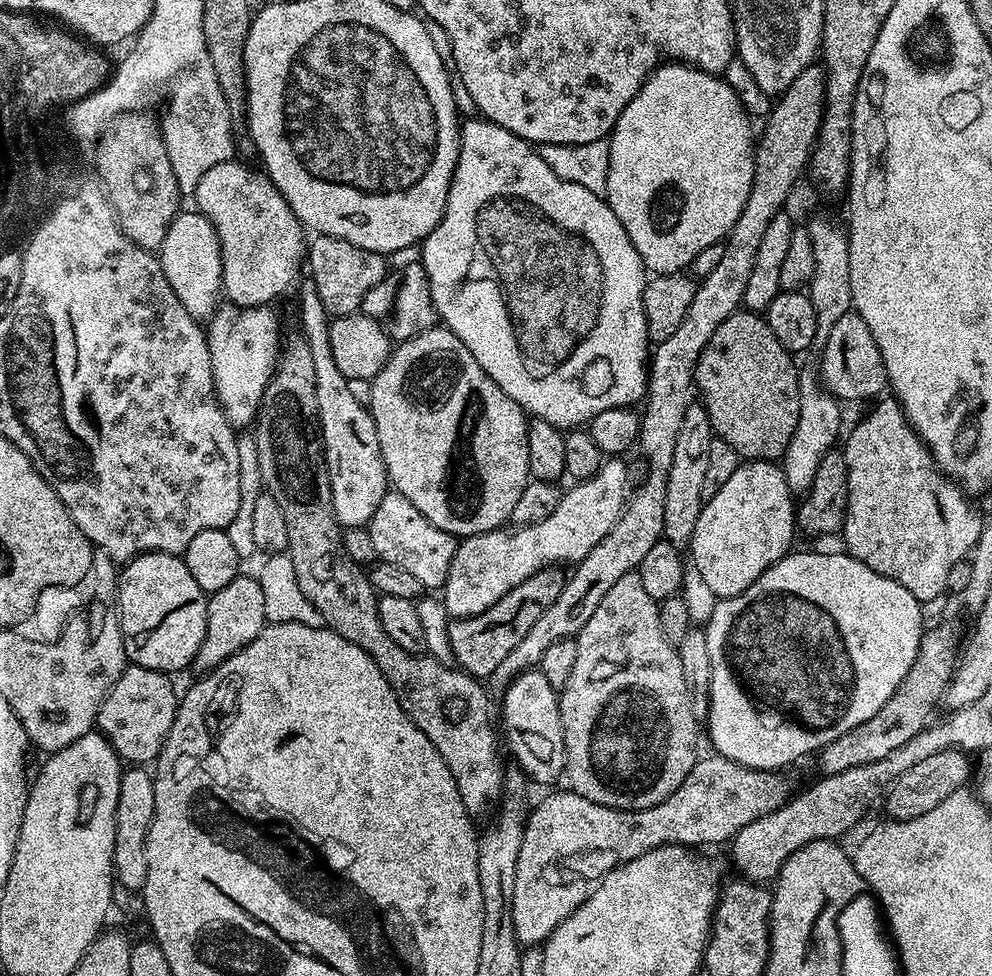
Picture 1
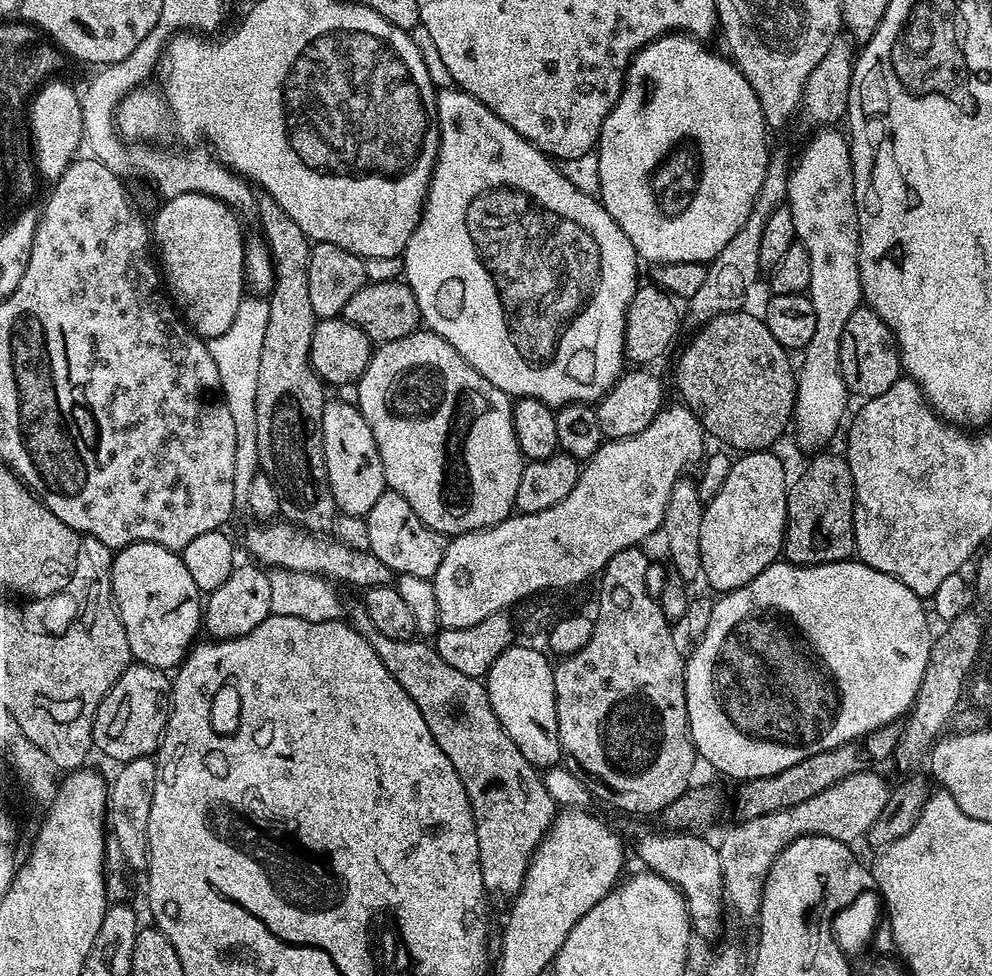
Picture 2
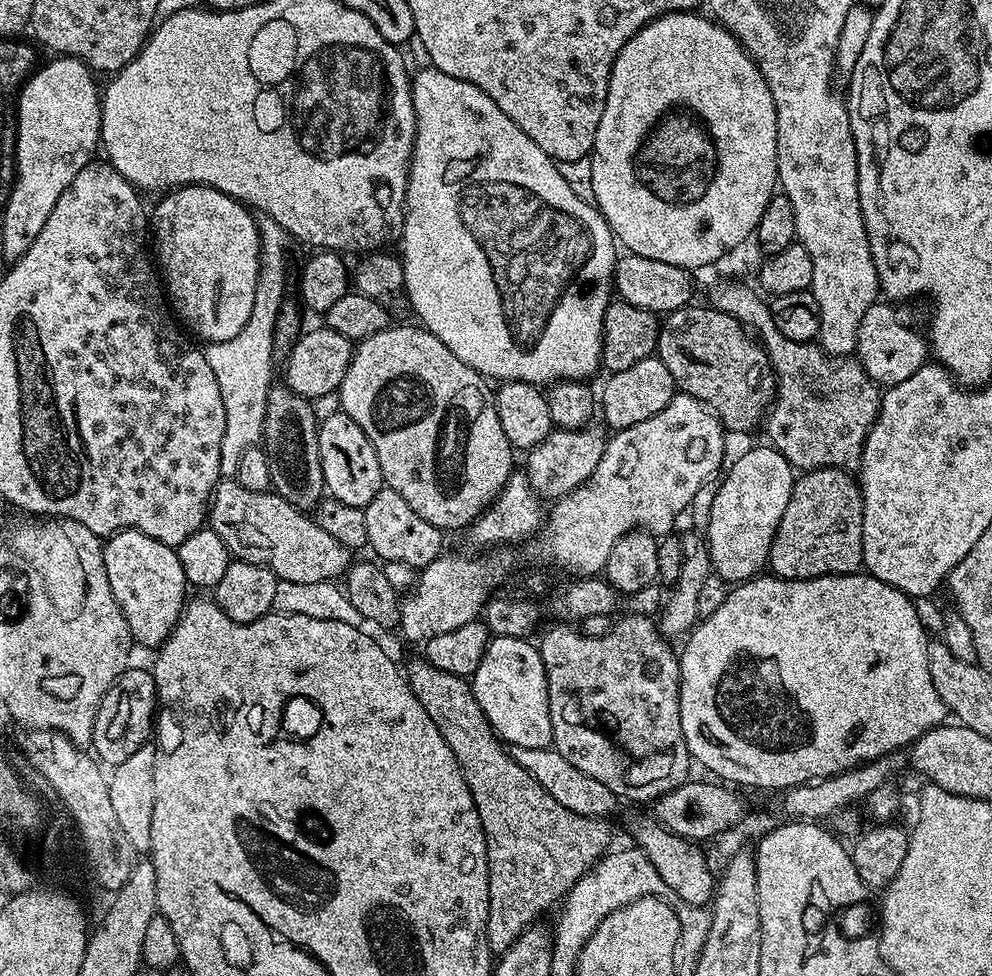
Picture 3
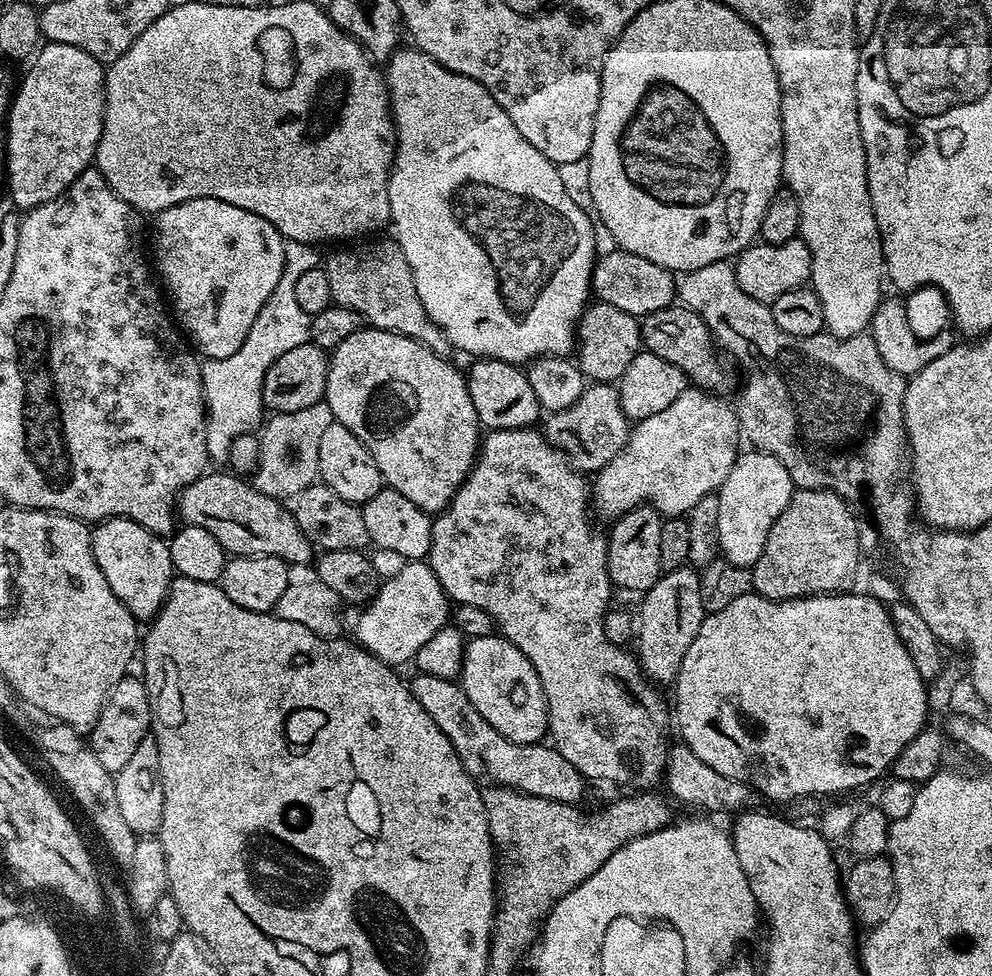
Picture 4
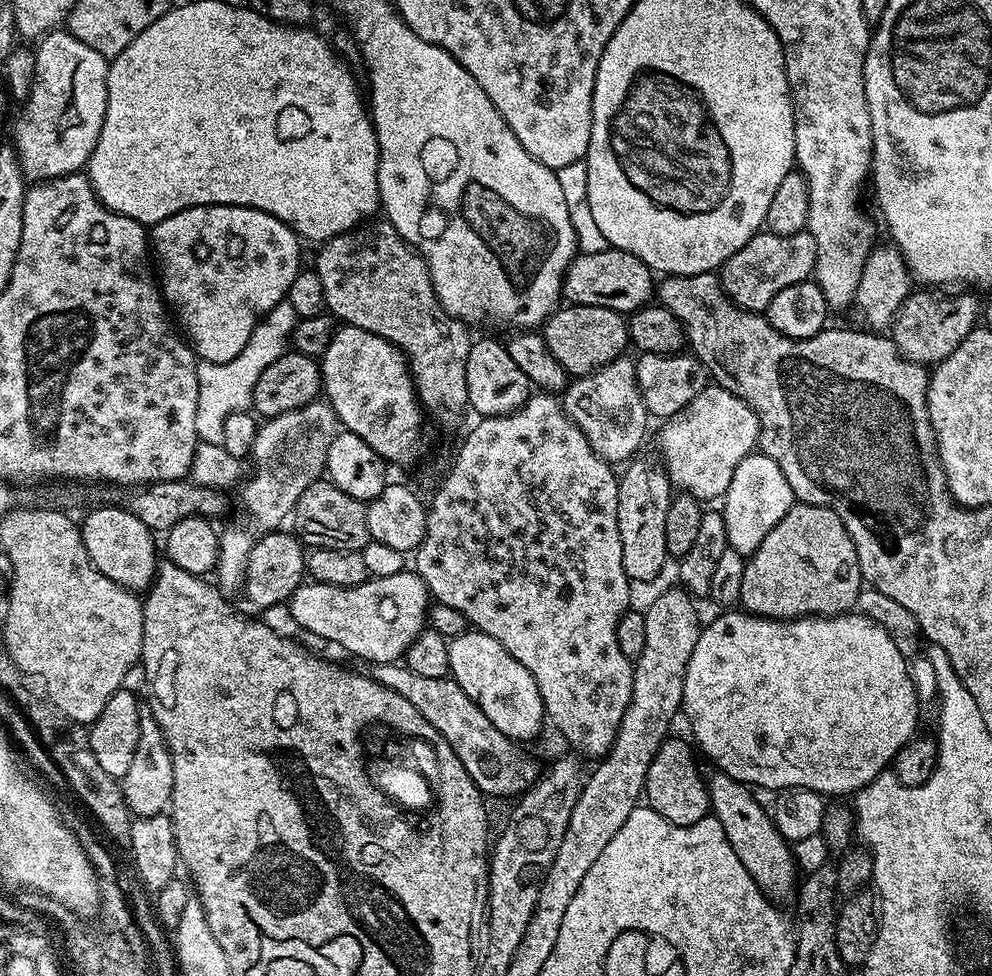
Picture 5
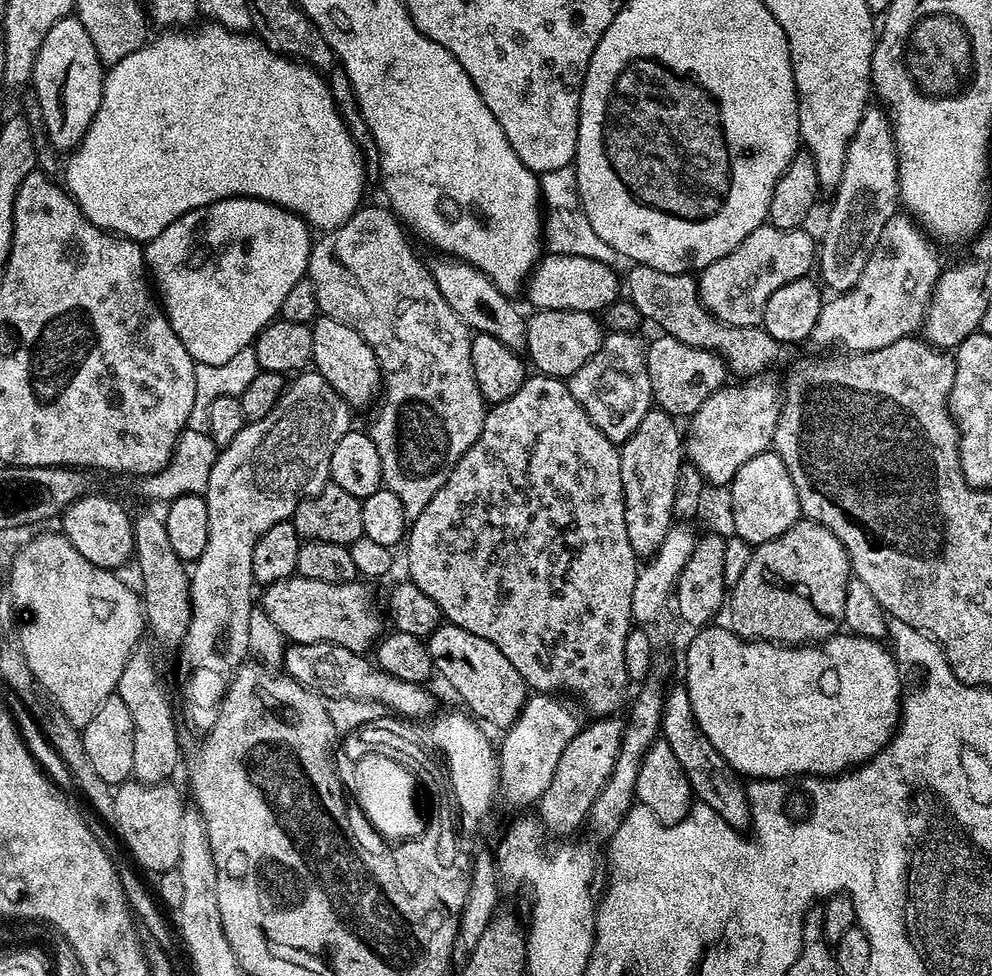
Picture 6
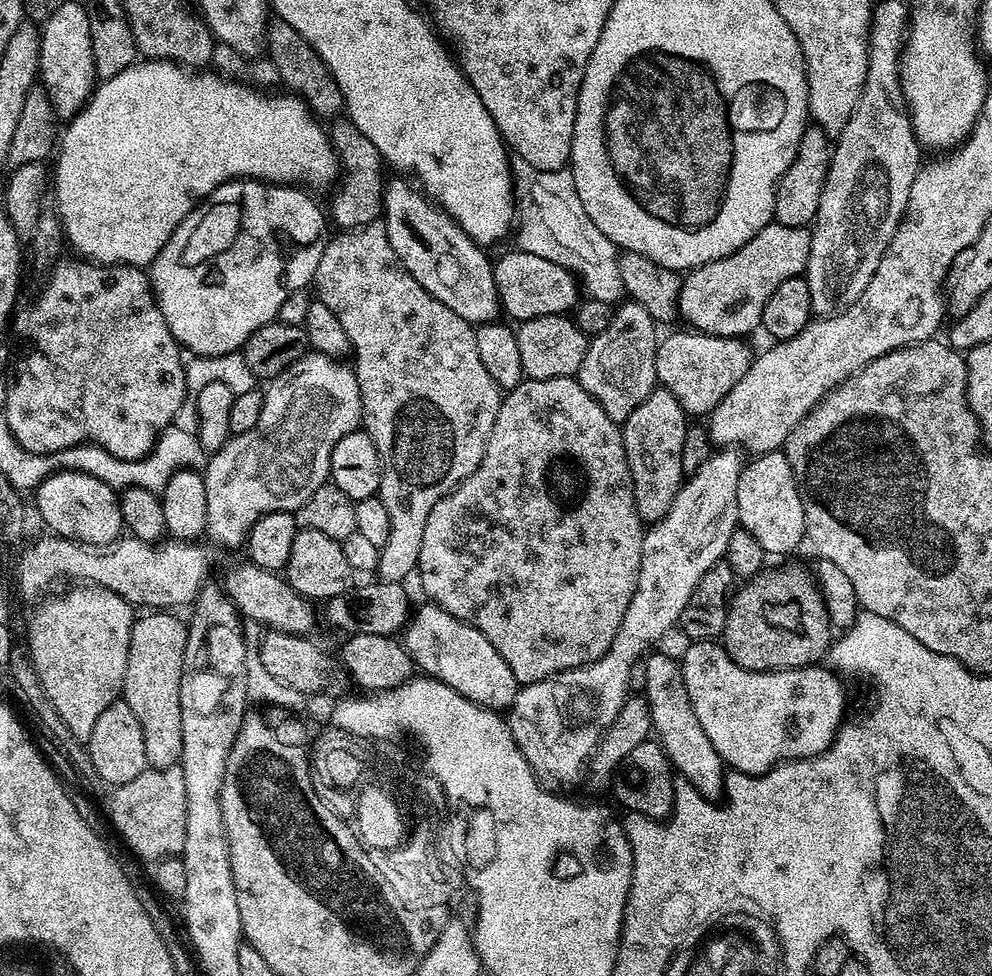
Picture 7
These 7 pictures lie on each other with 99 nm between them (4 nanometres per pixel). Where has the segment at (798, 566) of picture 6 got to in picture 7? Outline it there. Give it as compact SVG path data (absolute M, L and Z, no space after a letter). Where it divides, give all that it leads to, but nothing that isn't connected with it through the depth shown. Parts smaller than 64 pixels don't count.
M776 566L764 568L769 576L761 576L754 585L747 582L737 587L731 604L728 605L728 617L724 627L722 643L730 658L738 666L751 672L780 672L783 668L807 668L823 661L834 638L827 632L827 620L820 597L816 596L807 577L796 575L789 566L778 569Z

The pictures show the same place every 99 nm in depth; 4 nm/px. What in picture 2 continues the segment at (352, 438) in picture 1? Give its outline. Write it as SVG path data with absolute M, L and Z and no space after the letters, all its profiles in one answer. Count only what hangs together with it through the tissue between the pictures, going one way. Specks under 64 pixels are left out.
M329 399L322 410L322 442L330 490L337 509L348 518L367 517L369 510L386 490L384 467L376 449L374 434L355 403Z

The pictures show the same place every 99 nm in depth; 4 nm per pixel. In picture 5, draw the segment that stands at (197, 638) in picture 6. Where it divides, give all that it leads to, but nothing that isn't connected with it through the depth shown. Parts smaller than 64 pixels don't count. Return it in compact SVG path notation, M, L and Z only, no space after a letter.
M324 398L314 399L286 414L269 416L257 427L250 451L252 477L239 485L240 508L244 513L237 520L230 521L224 529L221 527L218 532L220 541L214 584L222 593L241 591L250 550L254 550L256 543L267 532L277 531L283 525L280 523L287 521L296 509L298 498L302 498L302 490L325 475L326 454L337 431L336 411Z

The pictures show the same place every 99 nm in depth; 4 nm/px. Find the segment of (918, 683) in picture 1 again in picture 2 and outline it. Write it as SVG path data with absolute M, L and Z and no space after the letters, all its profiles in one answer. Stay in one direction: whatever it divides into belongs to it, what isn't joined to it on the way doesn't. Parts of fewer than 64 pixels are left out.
M885 724L876 732L868 733L859 742L848 740L836 748L812 754L810 758L802 758L802 762L794 762L794 766L789 766L788 769L778 770L778 774L737 783L736 793L732 796L732 812L736 815L735 819L742 821L762 818L762 814L774 814L778 810L798 806L798 802L806 802L806 798L822 794L822 790L838 783L842 778L850 778L850 774L869 771L875 765L872 764L875 760L887 761L893 755L900 740L900 733L901 729L896 724Z

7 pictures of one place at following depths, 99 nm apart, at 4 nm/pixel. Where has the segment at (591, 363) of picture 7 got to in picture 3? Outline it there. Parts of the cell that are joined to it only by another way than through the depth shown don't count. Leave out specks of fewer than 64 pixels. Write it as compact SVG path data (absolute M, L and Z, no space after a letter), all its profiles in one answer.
M589 426L578 430L556 428L546 439L538 442L538 446L527 449L526 477L529 485L537 494L555 502L560 497L571 494L575 488L586 482L586 478L590 478L590 474L594 474L598 461L602 459L606 443L605 429L596 427Z

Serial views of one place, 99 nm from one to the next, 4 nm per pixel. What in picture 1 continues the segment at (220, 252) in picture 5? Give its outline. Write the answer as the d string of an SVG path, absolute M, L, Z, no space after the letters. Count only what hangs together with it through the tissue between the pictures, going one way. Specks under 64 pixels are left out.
M195 210L181 211L170 222L166 238L158 249L158 259L166 274L166 282L198 322L204 322L217 311L216 299L221 299L224 287L222 254L218 234L202 213Z

